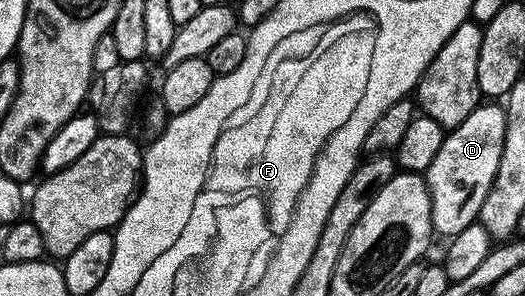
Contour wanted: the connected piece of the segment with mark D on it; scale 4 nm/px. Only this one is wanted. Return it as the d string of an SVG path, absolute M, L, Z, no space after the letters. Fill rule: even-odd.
M488 101L476 107L462 125L451 128L438 149L438 157L430 161L426 182L430 193L432 229L437 236L451 237L462 233L480 218L482 201L490 191L498 161L502 158L502 141L506 137L503 106ZM497 106L497 107L496 107Z

